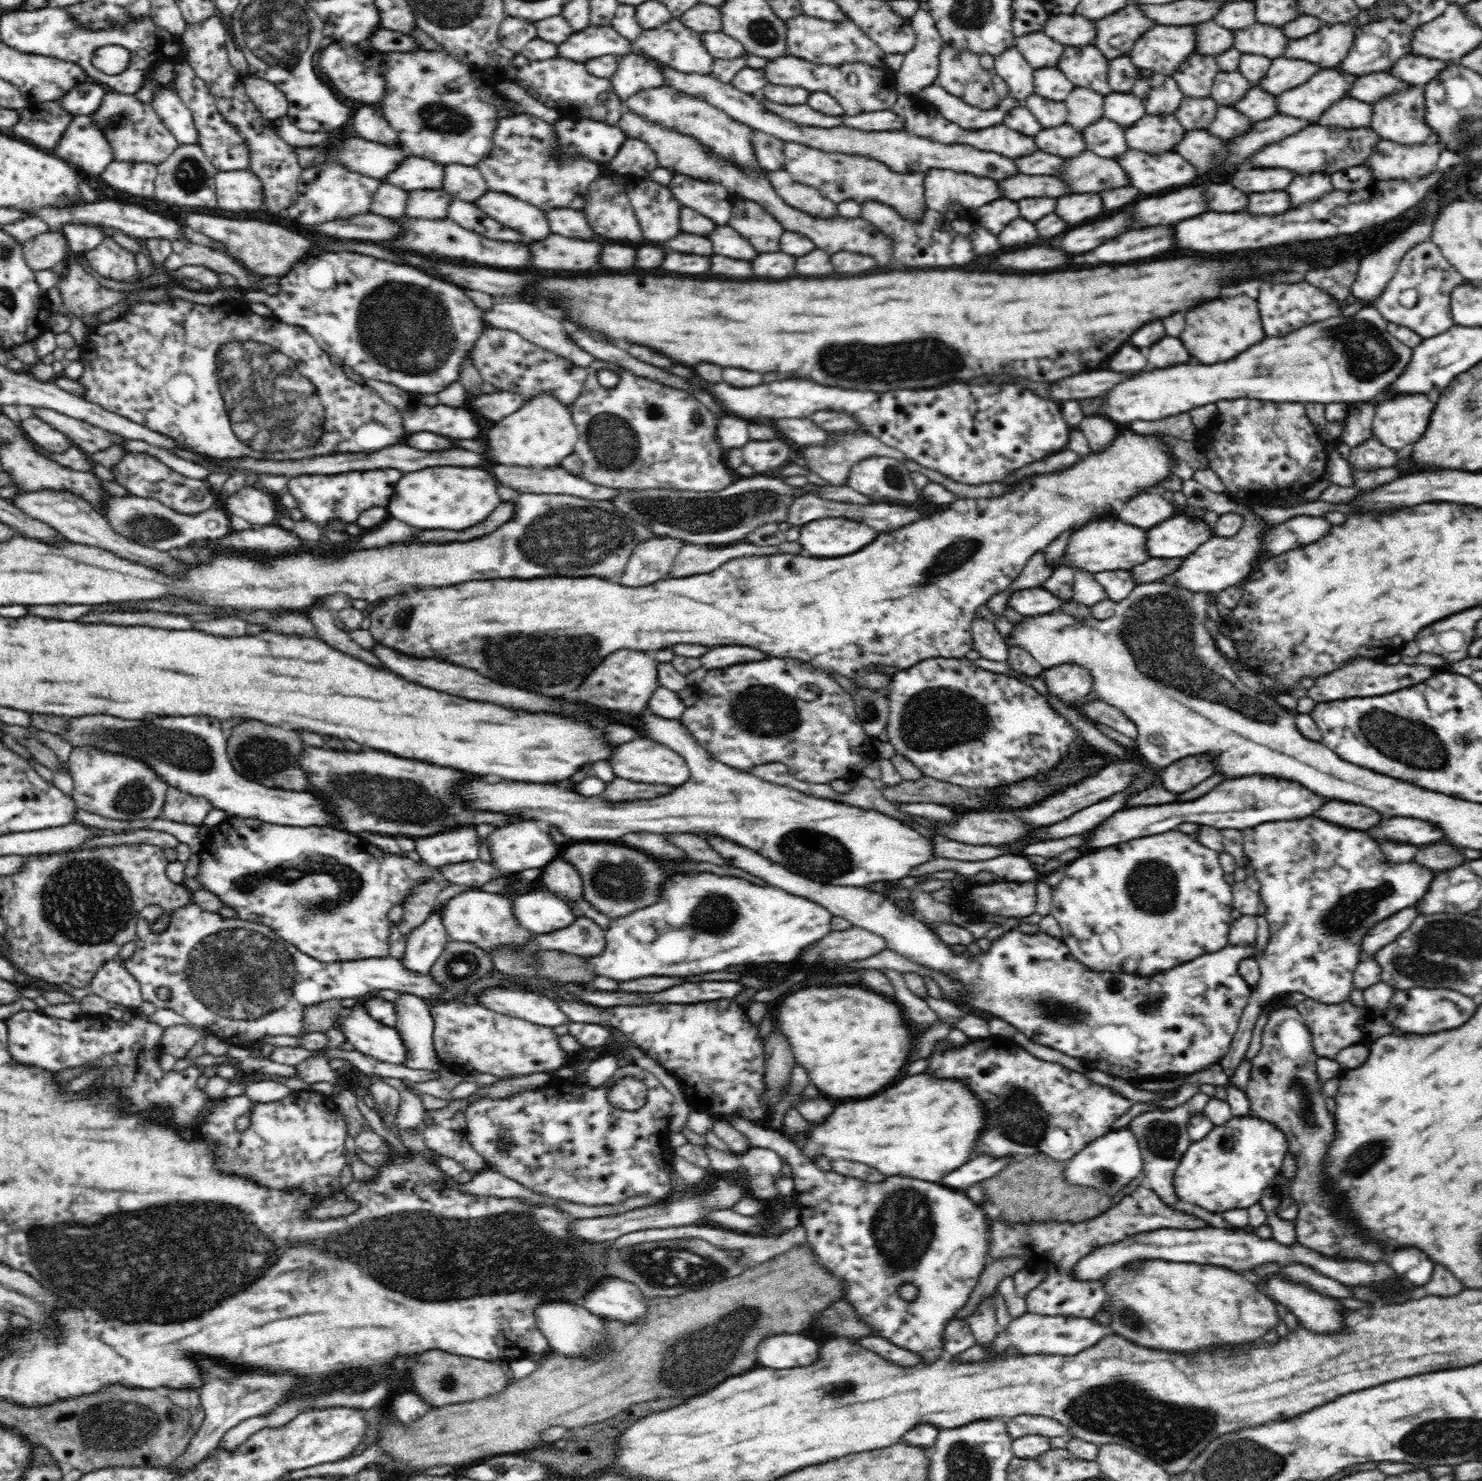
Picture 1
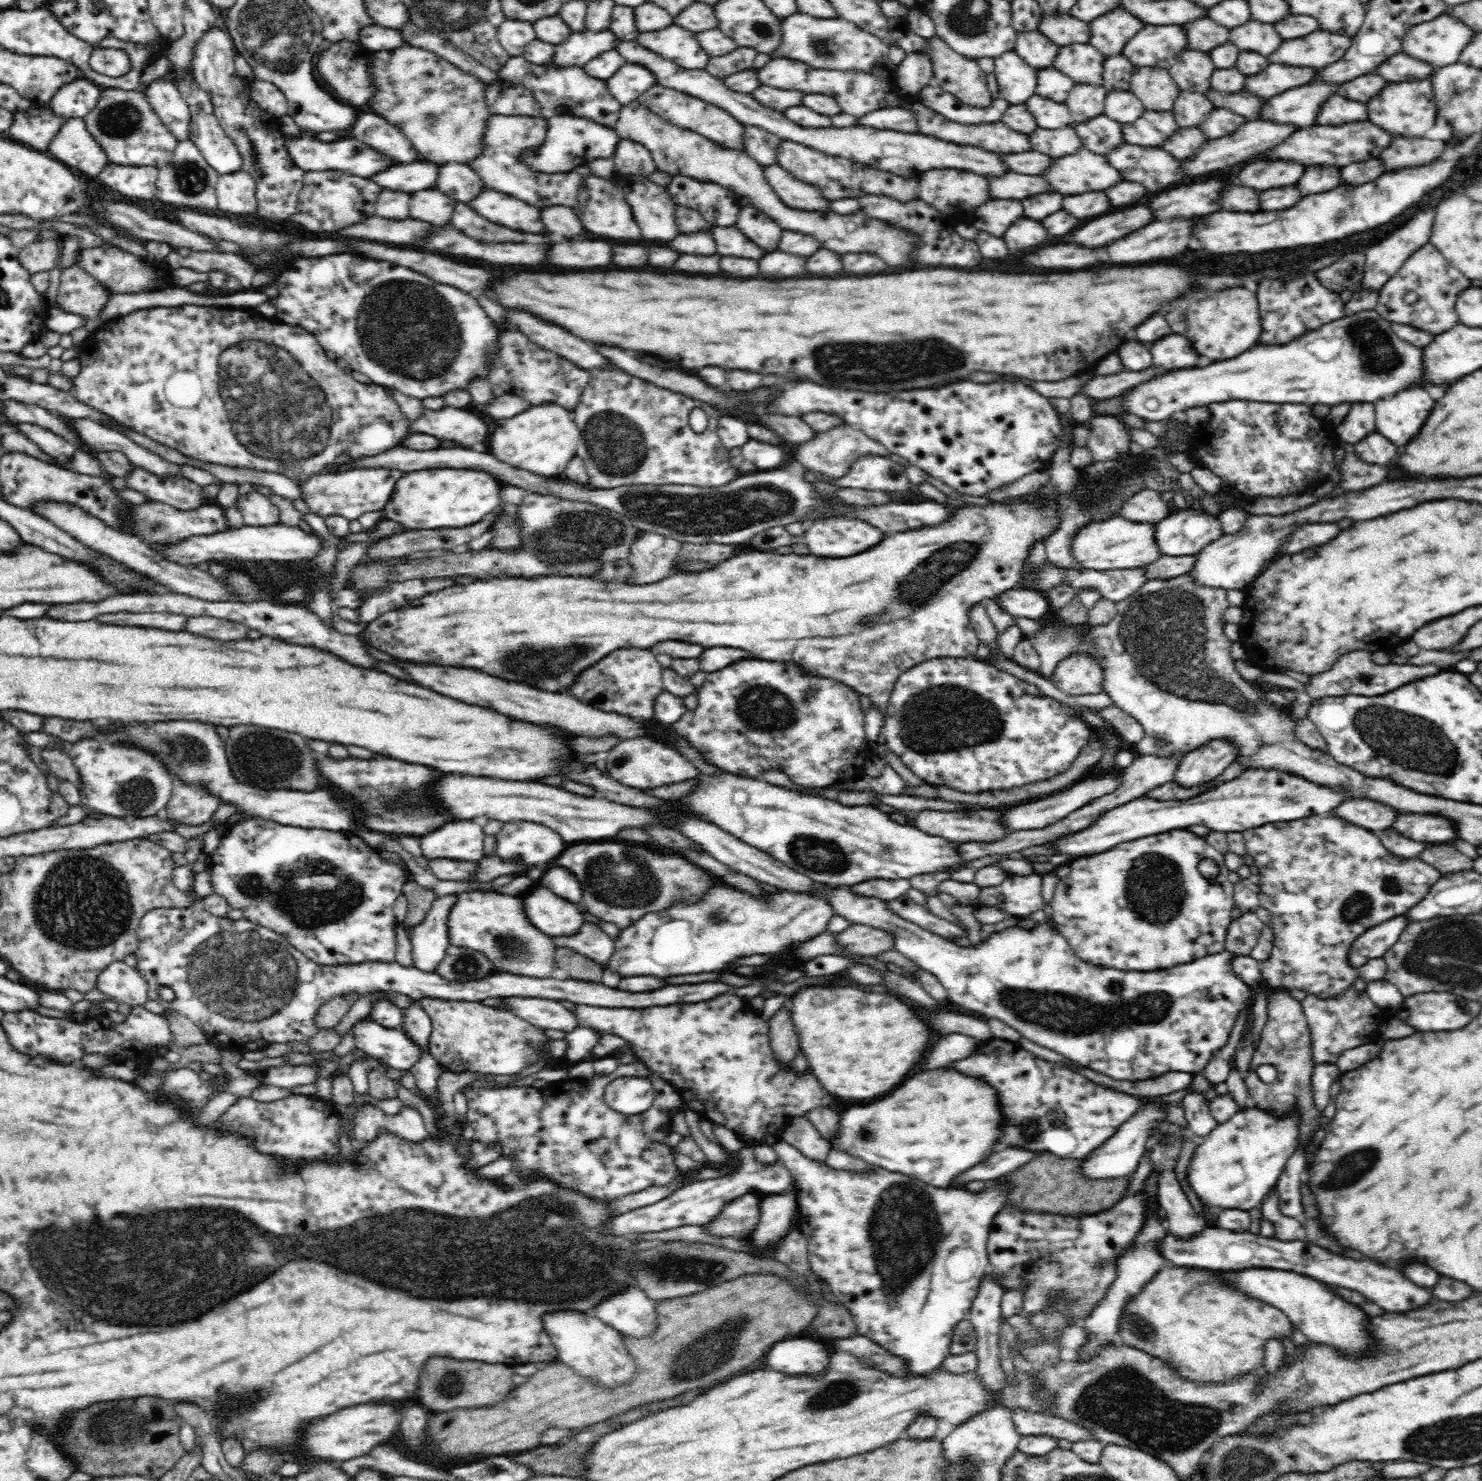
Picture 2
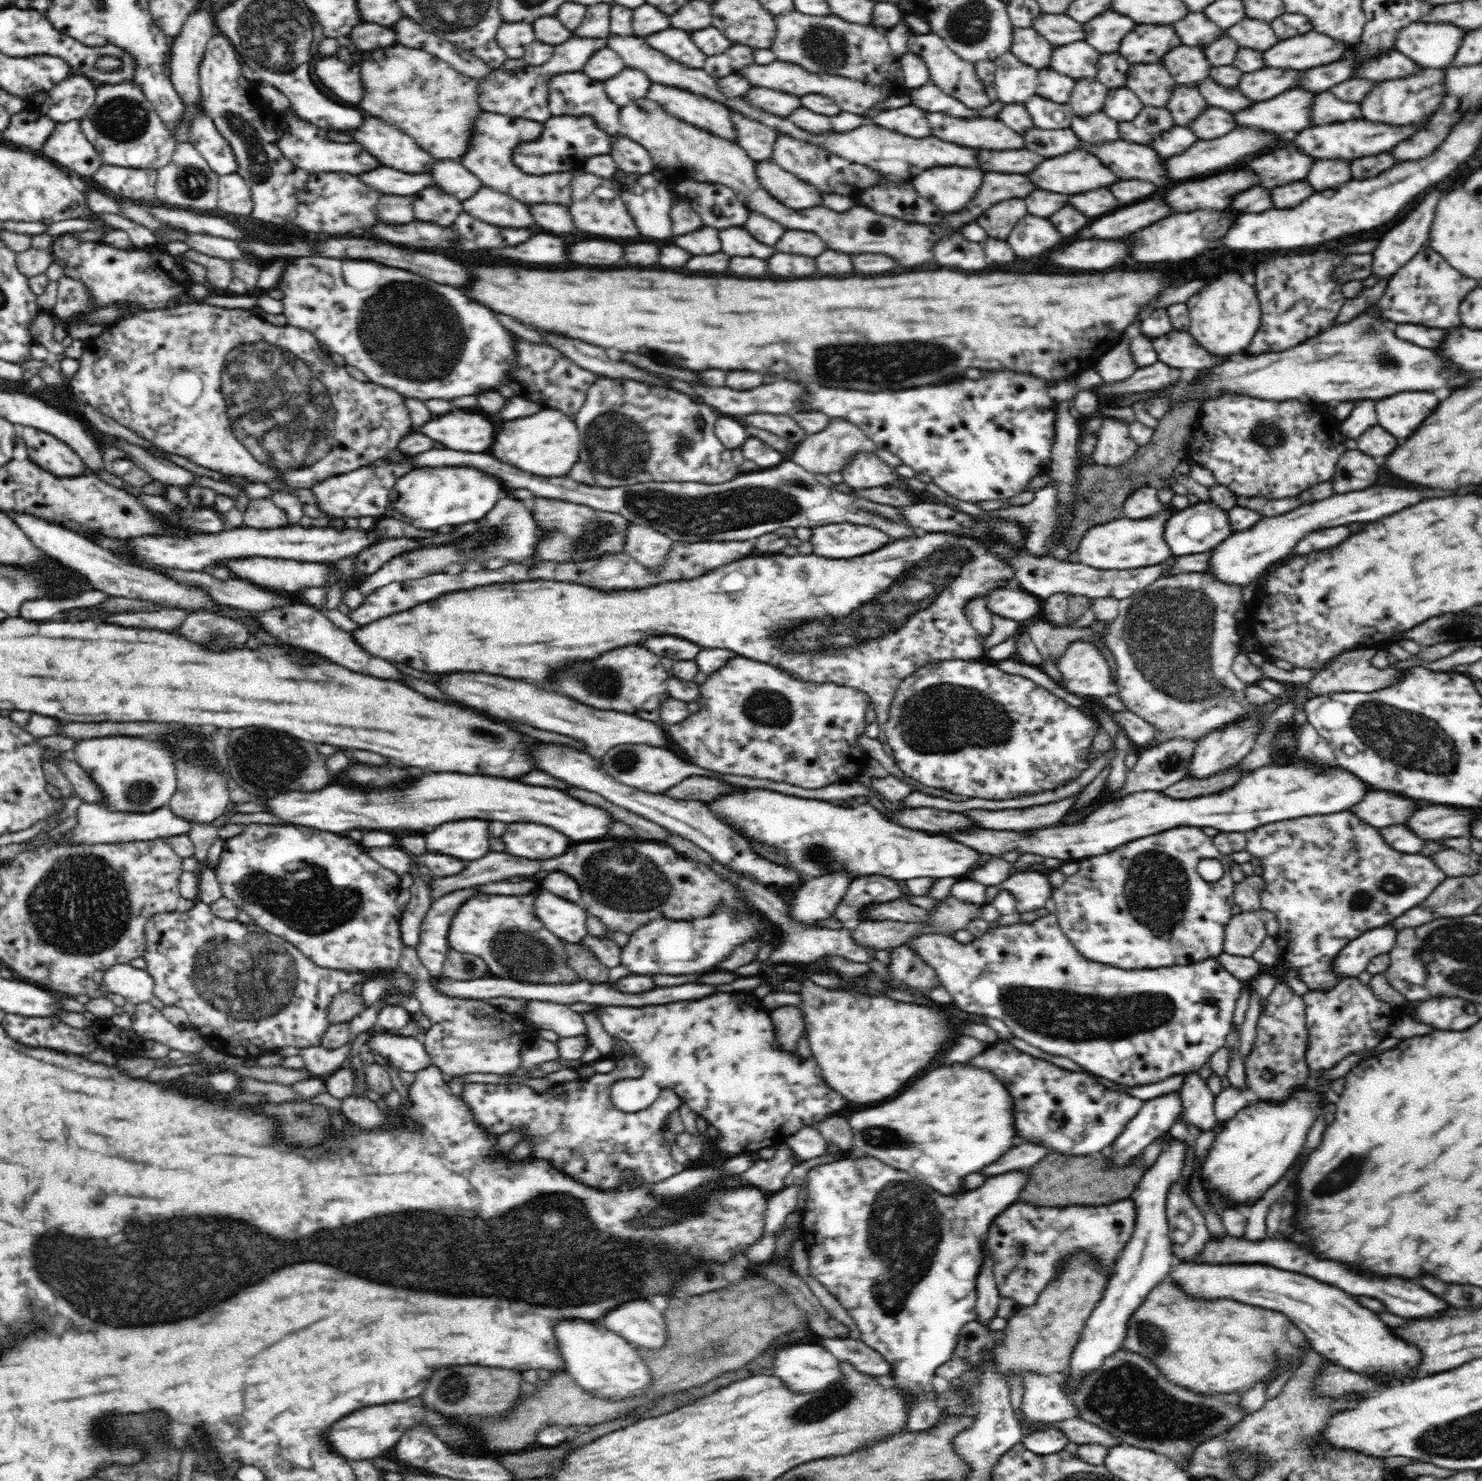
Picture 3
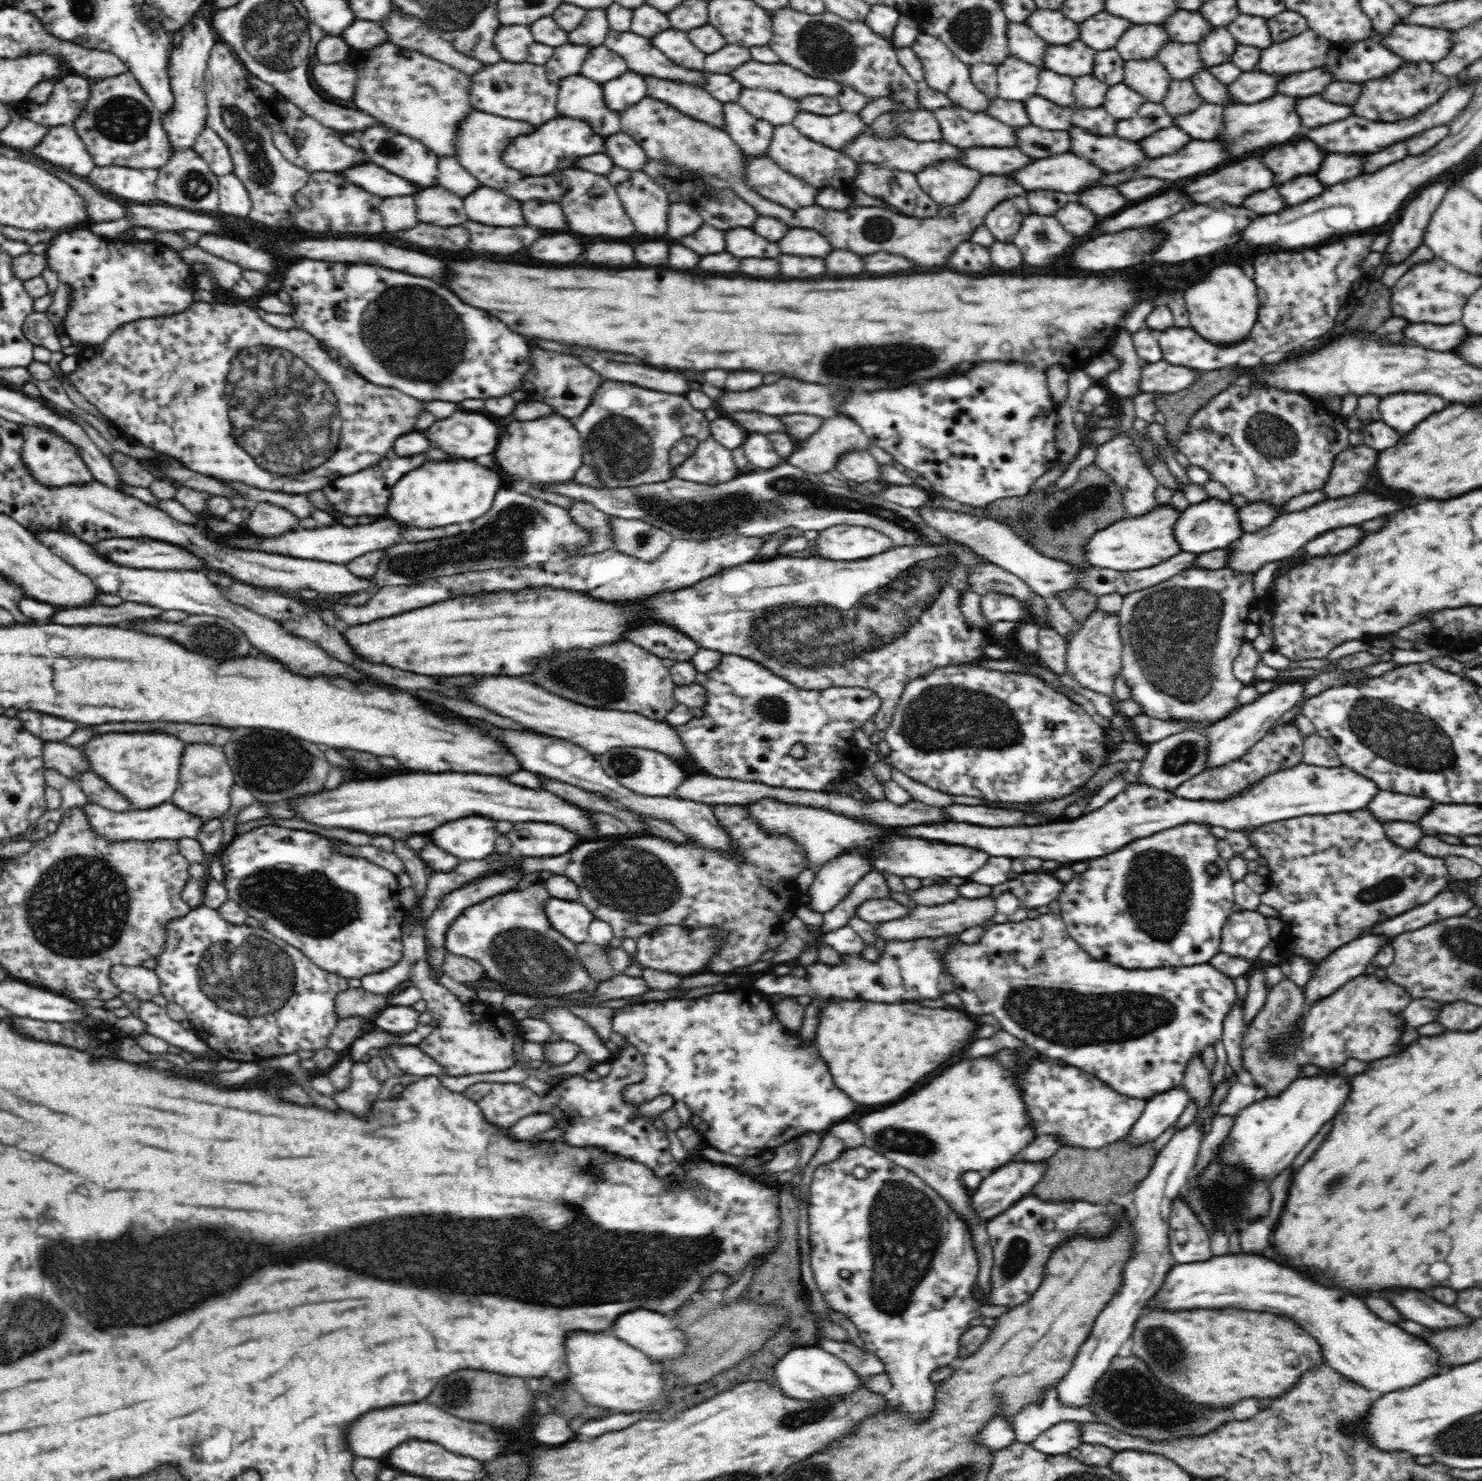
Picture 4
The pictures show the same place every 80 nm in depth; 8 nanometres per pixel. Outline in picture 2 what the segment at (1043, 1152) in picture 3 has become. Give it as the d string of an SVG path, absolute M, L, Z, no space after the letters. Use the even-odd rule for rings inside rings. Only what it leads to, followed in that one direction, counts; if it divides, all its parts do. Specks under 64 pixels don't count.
M1006 1148L1002 1152L994 1152L988 1160L980 1162L978 1166L973 1166L970 1170L964 1171L958 1176L956 1186L965 1187L966 1183L978 1180L995 1180L1008 1173L1018 1170L1027 1165L1040 1152L1036 1150L1026 1150L1025 1148Z

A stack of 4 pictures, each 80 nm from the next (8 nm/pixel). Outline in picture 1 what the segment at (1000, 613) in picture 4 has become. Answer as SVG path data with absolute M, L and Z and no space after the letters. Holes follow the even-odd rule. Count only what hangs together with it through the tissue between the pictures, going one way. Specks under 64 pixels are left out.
M1044 587L1023 589L1012 592L1007 606L1023 617L1035 617L1060 610L1064 601L1046 591Z

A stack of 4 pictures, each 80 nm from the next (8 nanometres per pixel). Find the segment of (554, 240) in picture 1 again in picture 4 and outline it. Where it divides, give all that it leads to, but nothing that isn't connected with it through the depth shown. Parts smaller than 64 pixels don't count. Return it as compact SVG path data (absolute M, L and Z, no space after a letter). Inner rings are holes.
M598 242L588 246L588 252L584 256L586 262L594 264L608 264L608 266L624 266L634 268L640 264L634 258L634 248L630 244L616 244L616 242Z

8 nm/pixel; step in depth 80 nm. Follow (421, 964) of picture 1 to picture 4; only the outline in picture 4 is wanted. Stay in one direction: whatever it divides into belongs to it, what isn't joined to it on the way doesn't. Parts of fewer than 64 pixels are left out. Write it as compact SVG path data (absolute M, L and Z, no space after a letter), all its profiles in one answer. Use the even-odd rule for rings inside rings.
M506 866L502 870L496 870L496 872L490 872L490 874L484 874L456 890L452 890L450 894L447 894L440 902L440 905L430 916L430 920L425 922L426 932L425 932L425 943L427 944L427 963L431 967L434 975L436 976L437 982L444 985L452 994L458 997L458 1000L462 1001L464 1004L473 1003L477 1000L476 991L469 989L464 985L464 983L458 982L457 980L451 979L443 970L444 958L448 952L446 952L446 947L442 944L442 938L447 934L448 928L451 926L452 922L456 921L456 918L460 917L460 914L464 914L464 910L468 910L470 906L476 906L476 904L482 904L486 902L487 898L492 898L493 896L498 896L501 894L506 894L507 892L514 891L516 888L523 884L522 880L526 878L531 878L532 876L528 872L523 872L521 868L517 866Z

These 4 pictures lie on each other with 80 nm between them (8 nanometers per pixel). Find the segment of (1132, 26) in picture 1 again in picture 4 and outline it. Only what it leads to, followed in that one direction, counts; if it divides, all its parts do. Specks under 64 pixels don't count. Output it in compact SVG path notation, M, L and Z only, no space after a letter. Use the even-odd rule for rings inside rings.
M1100 12L1078 26L1080 26L1080 40L1086 46L1098 51L1100 48L1102 50L1115 48L1116 40L1128 30L1130 22L1110 16L1108 12Z

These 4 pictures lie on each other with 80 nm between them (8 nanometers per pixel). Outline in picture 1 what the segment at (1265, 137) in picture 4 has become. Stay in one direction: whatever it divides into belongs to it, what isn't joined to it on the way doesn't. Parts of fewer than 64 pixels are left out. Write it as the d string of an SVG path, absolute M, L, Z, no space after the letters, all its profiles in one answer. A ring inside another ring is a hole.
M1333 68L1320 69L1305 84L1276 96L1276 114L1302 118L1308 124L1316 124L1332 102L1347 96L1356 80L1356 76L1345 76Z

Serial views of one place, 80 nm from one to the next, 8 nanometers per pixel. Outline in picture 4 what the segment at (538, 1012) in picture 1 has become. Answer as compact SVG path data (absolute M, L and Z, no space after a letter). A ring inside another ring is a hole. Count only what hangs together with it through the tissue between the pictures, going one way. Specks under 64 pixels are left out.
M566 1007L551 1008L543 1014L543 1019L553 1032L560 1034L563 1040L576 1044L595 1063L612 1059L610 1050L600 1041L594 1028L590 1028L585 1020L573 1015Z

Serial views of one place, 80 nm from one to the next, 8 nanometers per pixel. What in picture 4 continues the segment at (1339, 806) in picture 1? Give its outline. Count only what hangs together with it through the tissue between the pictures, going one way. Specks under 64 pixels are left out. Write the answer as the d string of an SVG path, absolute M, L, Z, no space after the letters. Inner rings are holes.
M1390 791L1380 792L1374 798L1374 802L1368 804L1368 810L1372 810L1380 822L1392 822L1392 820L1418 822L1432 806L1434 802L1428 798L1406 796Z

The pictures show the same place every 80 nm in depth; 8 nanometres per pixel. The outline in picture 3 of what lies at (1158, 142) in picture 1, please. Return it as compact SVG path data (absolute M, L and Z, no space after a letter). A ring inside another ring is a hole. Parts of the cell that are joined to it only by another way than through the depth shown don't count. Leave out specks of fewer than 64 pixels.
M1144 105L1136 118L1130 122L1119 122L1120 138L1136 144L1148 144L1158 134L1170 130L1174 126L1173 116L1166 107Z

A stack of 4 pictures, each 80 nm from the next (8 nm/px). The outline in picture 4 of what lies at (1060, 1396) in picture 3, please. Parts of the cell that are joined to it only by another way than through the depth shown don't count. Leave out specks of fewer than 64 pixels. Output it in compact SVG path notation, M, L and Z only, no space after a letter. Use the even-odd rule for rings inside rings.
M1048 1390L1042 1404L1028 1405L1028 1408L1022 1410L1022 1414L1014 1418L1014 1440L1032 1445L1042 1432L1061 1421L1104 1424L1088 1408L1065 1408L1059 1402L1055 1390Z

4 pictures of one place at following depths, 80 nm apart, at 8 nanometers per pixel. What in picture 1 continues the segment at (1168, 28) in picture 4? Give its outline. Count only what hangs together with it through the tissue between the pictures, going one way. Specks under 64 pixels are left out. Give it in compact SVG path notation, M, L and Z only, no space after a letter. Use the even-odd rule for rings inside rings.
M1213 20L1198 22L1194 24L1196 30L1196 53L1214 56L1218 52L1224 52L1224 49L1234 46L1234 33L1231 30L1222 28Z

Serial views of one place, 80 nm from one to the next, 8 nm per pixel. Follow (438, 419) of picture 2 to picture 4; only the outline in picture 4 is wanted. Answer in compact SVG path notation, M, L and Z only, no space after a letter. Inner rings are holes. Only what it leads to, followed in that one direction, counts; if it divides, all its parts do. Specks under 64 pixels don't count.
M456 412L446 420L434 422L426 438L436 442L444 452L458 458L478 458L492 454L498 444L498 424L482 414Z

